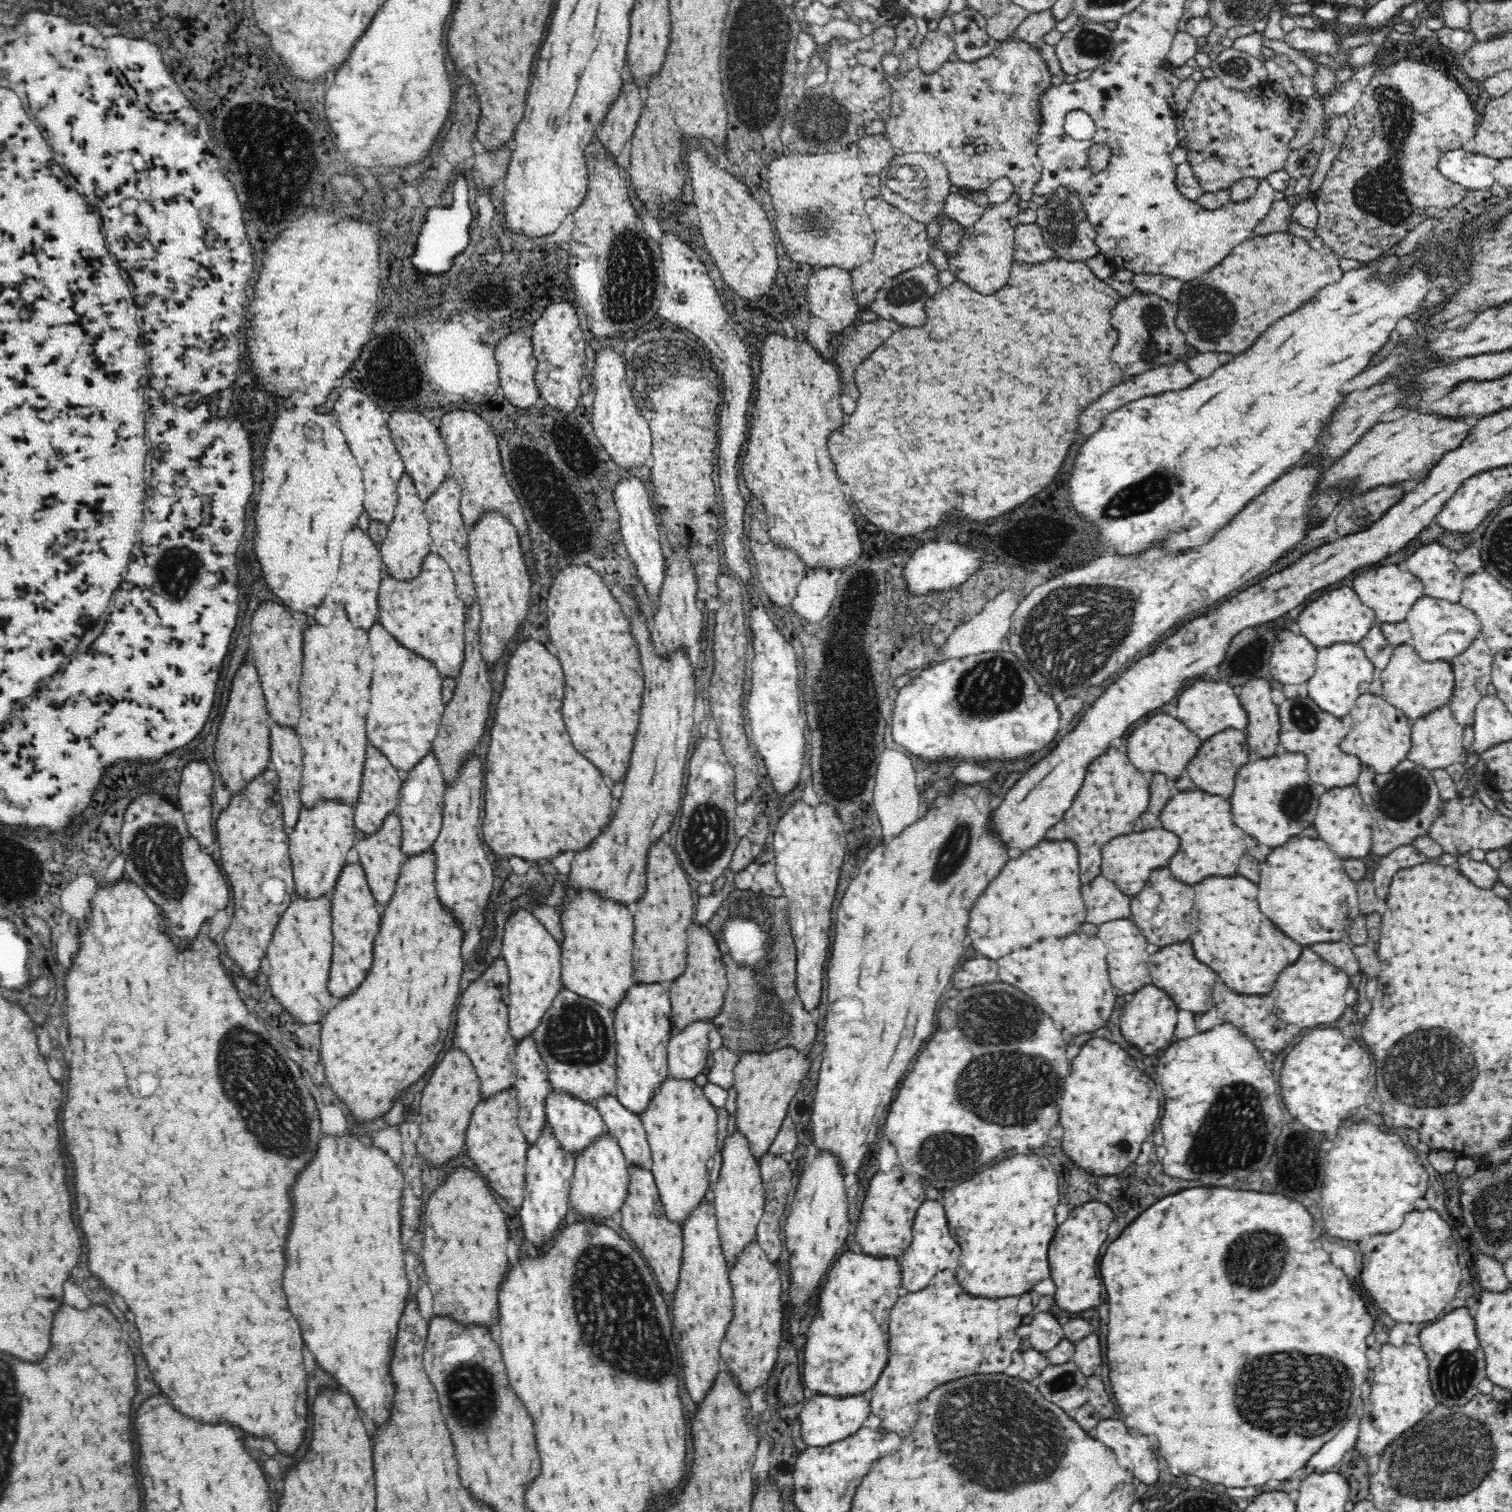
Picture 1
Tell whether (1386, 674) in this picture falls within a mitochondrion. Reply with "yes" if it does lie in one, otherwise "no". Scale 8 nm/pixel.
no

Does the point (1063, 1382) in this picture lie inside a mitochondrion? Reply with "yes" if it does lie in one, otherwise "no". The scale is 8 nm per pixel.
yes

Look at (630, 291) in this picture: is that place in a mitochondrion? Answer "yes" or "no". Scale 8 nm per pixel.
yes

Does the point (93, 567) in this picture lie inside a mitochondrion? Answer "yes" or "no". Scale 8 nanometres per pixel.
no

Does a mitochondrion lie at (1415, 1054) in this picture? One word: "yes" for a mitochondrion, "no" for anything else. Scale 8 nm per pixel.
yes

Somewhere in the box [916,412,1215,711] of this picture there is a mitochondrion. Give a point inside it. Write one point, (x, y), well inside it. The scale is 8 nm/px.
(1074, 611)

